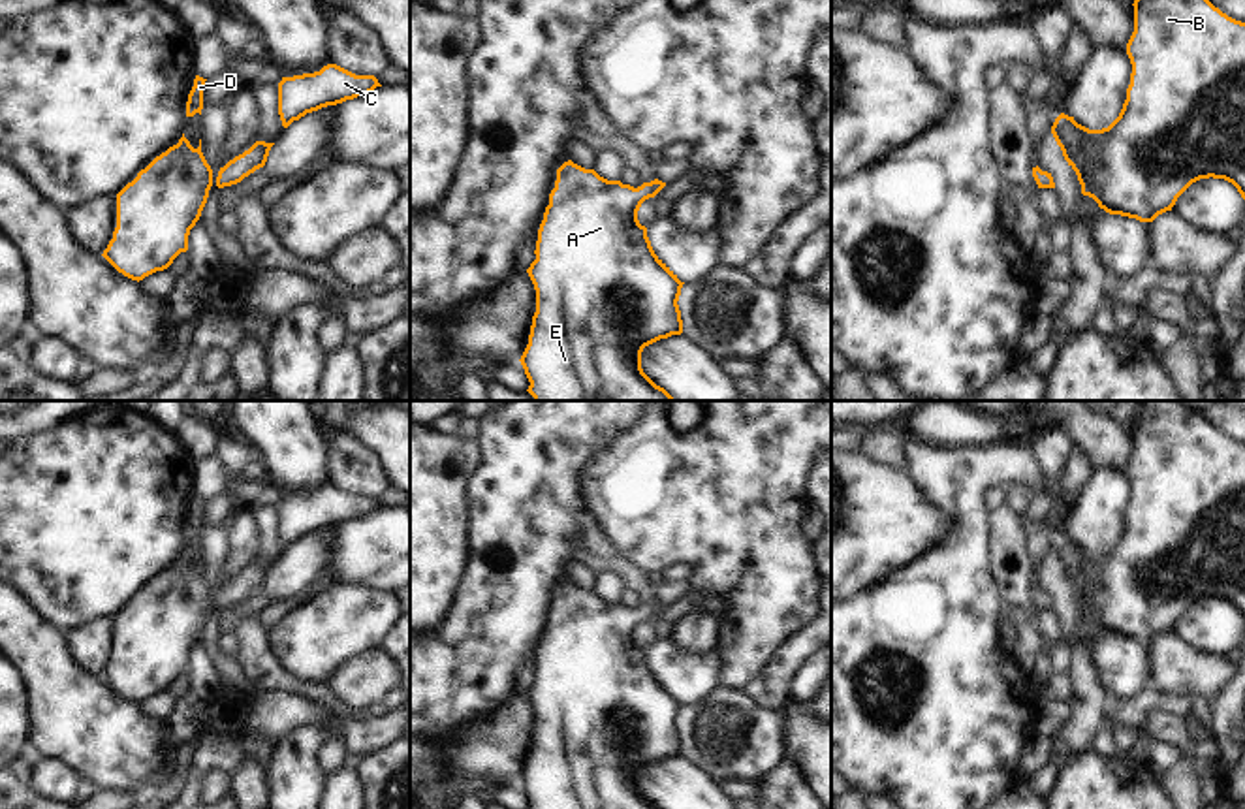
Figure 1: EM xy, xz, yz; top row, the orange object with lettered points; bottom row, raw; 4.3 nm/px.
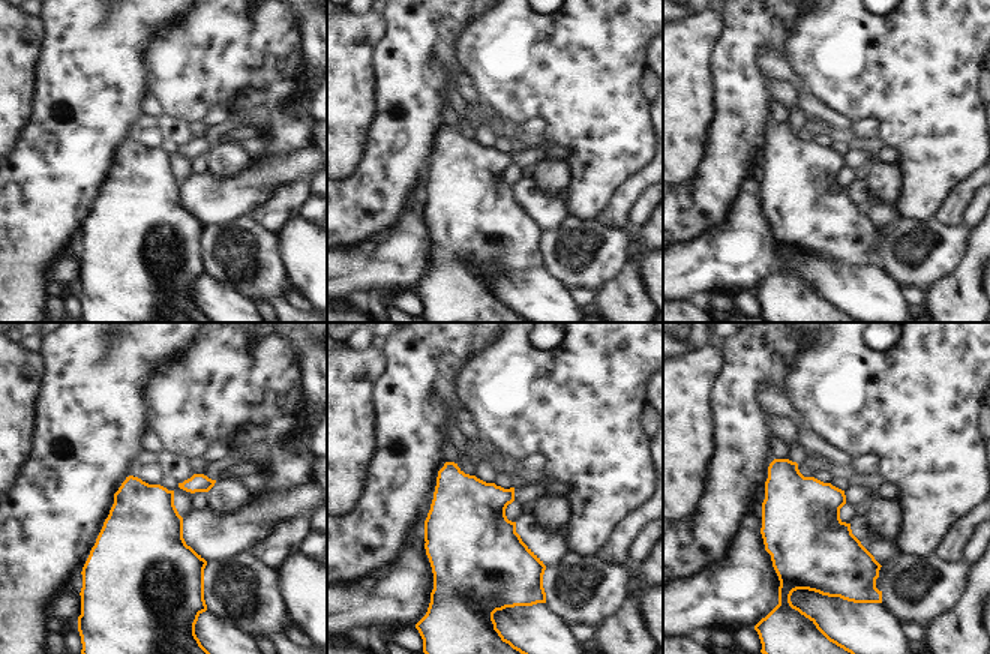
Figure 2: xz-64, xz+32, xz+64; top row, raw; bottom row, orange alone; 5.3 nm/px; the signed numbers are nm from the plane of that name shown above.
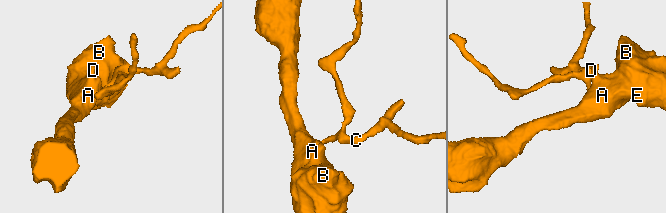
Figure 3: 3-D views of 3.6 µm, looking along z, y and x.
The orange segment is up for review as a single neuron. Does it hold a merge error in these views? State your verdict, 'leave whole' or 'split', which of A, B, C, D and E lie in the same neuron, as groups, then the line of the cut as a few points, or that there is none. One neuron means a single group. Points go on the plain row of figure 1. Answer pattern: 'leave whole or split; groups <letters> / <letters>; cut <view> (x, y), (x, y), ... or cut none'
leave whole; groups A B C D E; cut none

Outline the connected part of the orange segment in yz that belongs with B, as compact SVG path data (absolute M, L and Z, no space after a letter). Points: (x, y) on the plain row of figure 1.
M1140 401L1132 427L1134 453L1127 465L1132 495L1119 538L1108 549L1089 551L1061 534L1051 547L1081 615L1110 636L1140 643L1153 643L1172 632L1177 619L1200 600L1224 600L1245 621L1245 444L1222 435L1202 412L1172 401Z

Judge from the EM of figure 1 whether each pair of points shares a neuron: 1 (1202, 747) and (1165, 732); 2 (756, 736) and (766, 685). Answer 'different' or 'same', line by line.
1: same
2: different

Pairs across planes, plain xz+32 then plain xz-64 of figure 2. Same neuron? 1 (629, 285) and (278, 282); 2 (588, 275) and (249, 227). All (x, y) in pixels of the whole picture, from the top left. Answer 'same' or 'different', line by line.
1: different
2: same

